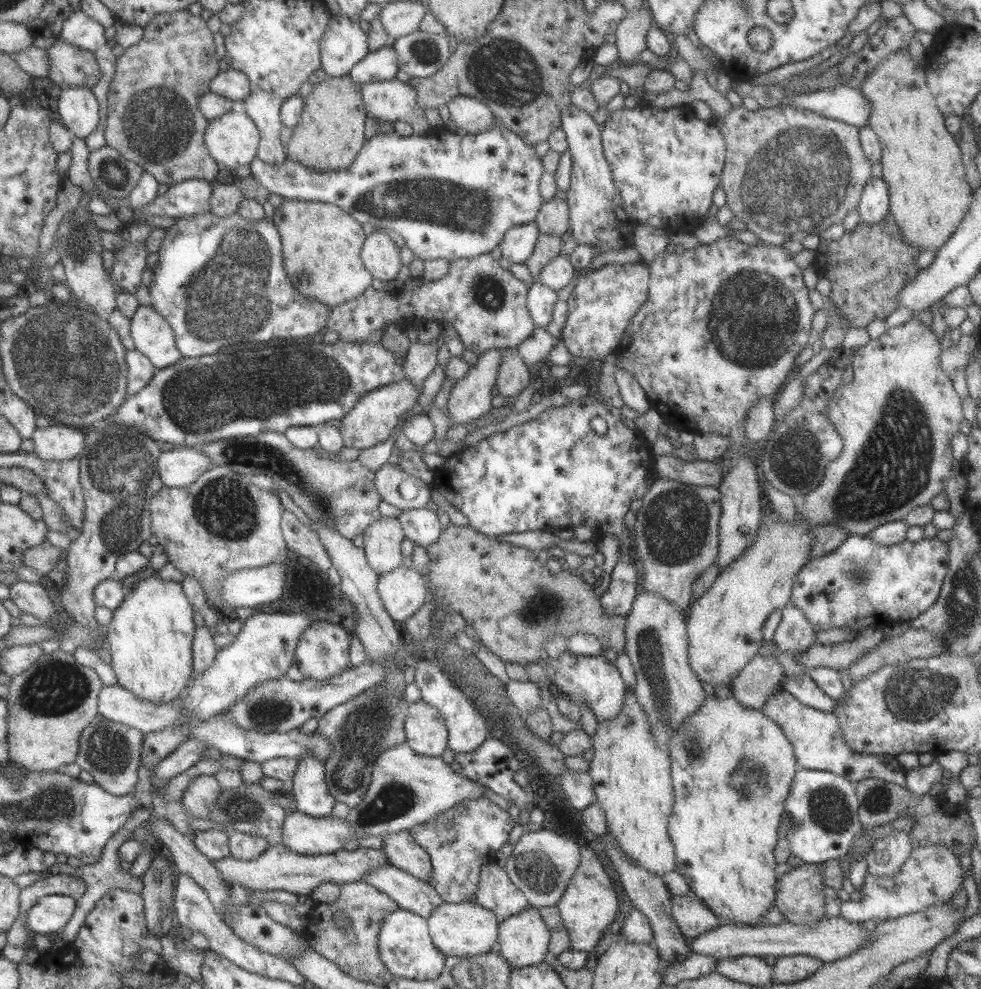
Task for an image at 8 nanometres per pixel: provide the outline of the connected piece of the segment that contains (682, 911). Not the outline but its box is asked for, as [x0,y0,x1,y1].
[671,895,721,939]

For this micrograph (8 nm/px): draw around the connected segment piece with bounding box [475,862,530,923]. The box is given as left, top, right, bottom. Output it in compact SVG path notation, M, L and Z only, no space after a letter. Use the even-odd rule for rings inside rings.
M496 862L484 865L480 876L475 902L494 912L499 923L530 906L526 895L509 879L505 868L500 868Z

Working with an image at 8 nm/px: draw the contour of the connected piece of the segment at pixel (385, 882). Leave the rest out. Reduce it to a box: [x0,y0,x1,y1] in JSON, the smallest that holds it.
[364,864,443,919]

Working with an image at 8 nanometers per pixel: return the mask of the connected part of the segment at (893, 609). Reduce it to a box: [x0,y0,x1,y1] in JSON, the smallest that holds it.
[791,535,949,632]

